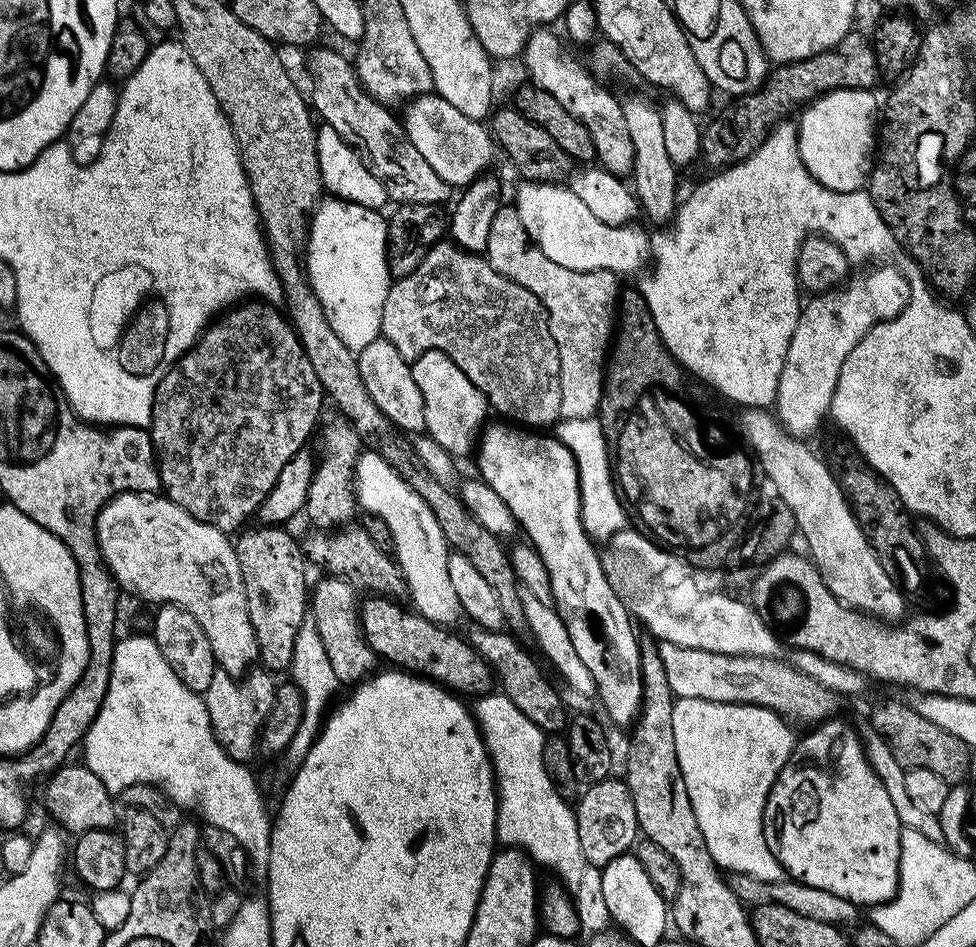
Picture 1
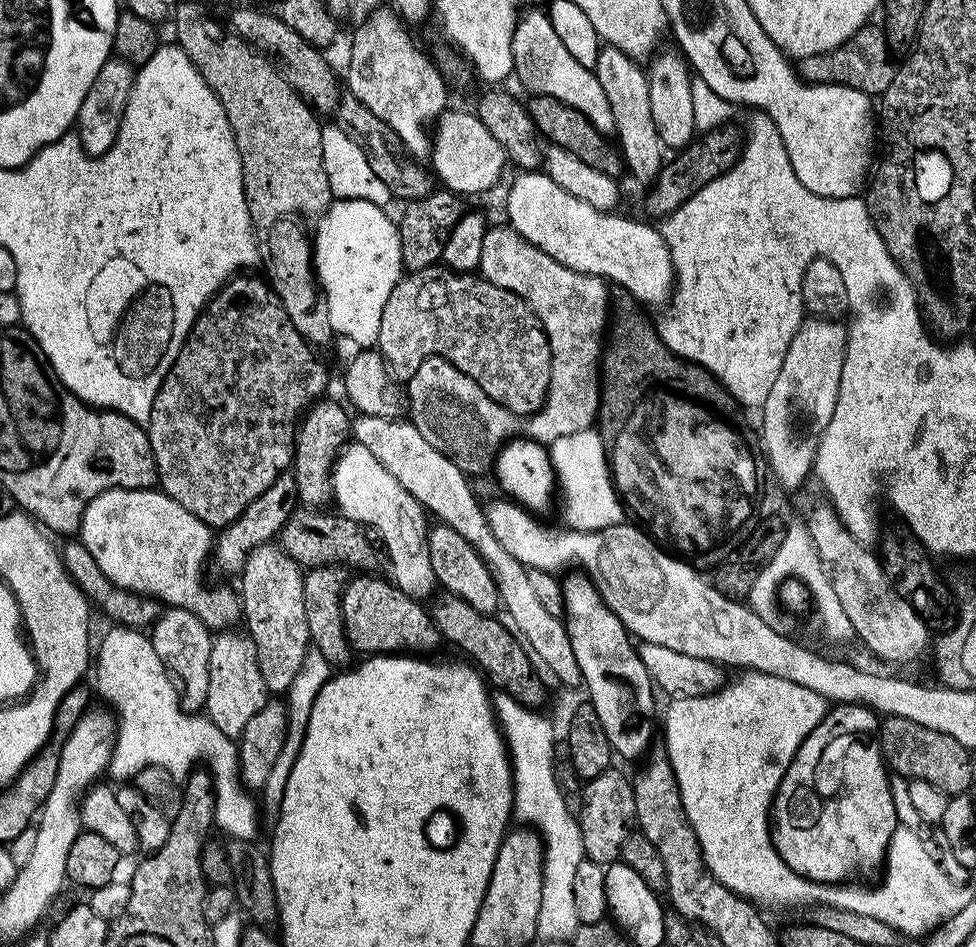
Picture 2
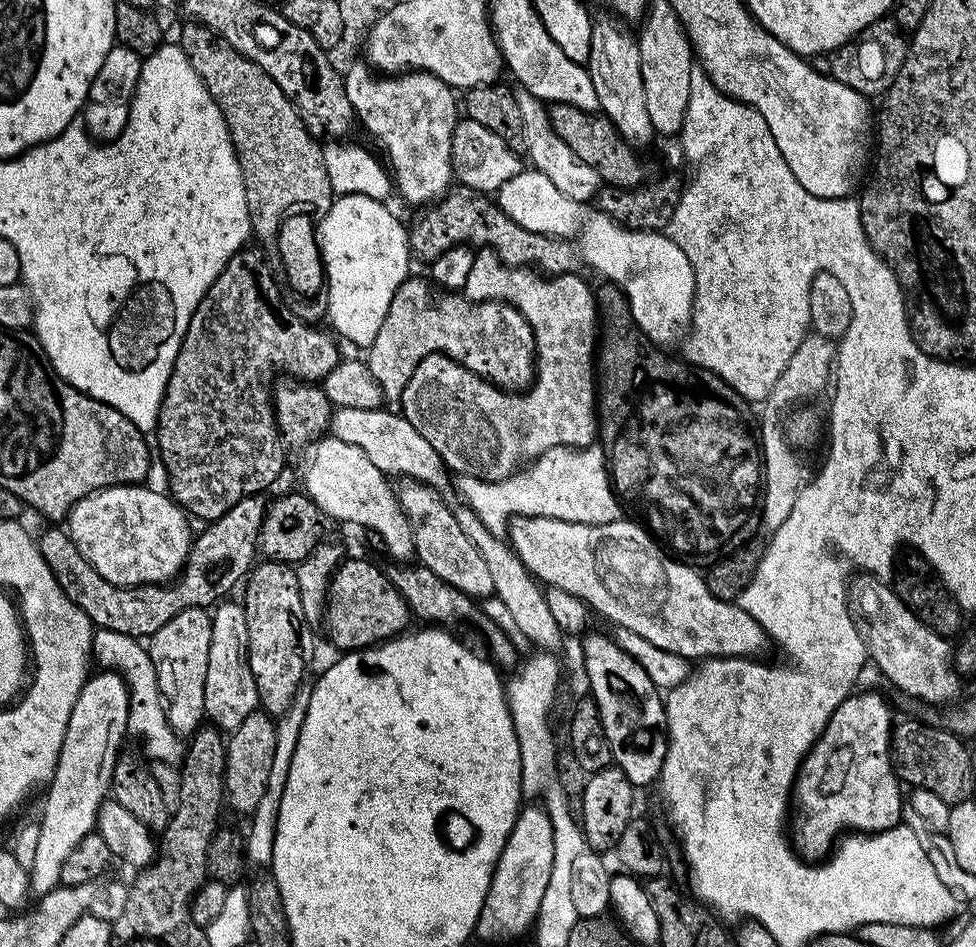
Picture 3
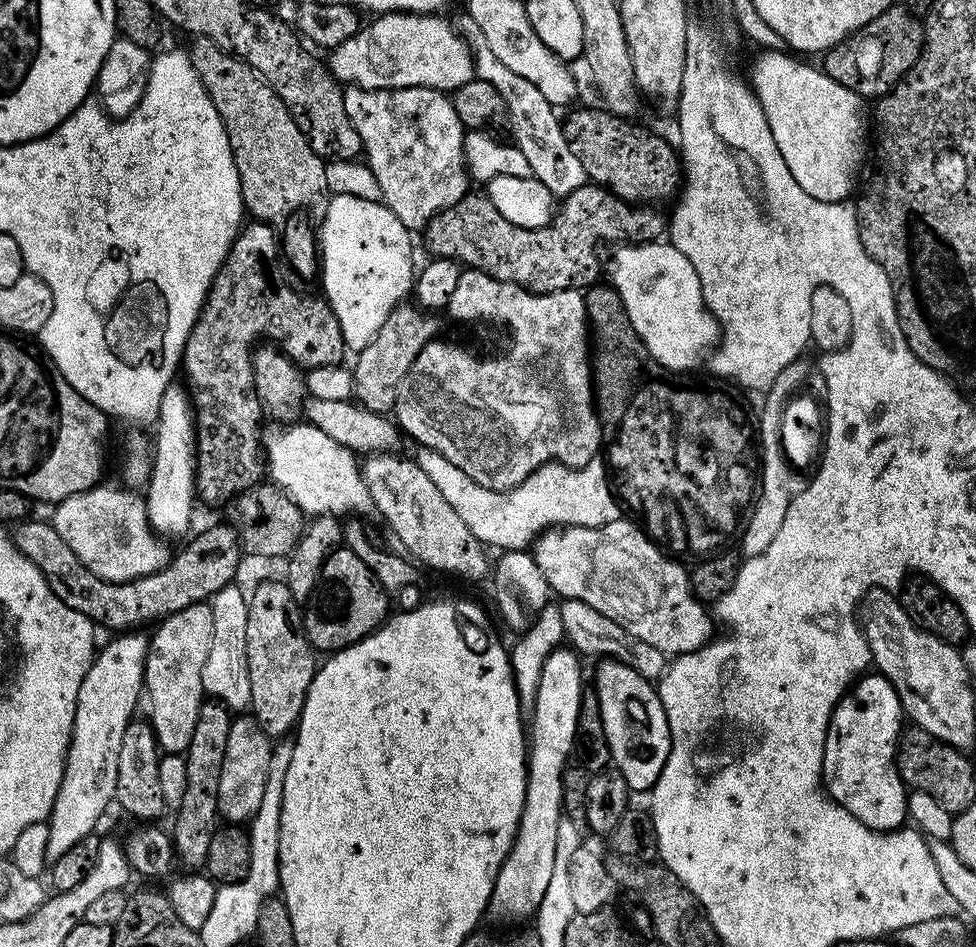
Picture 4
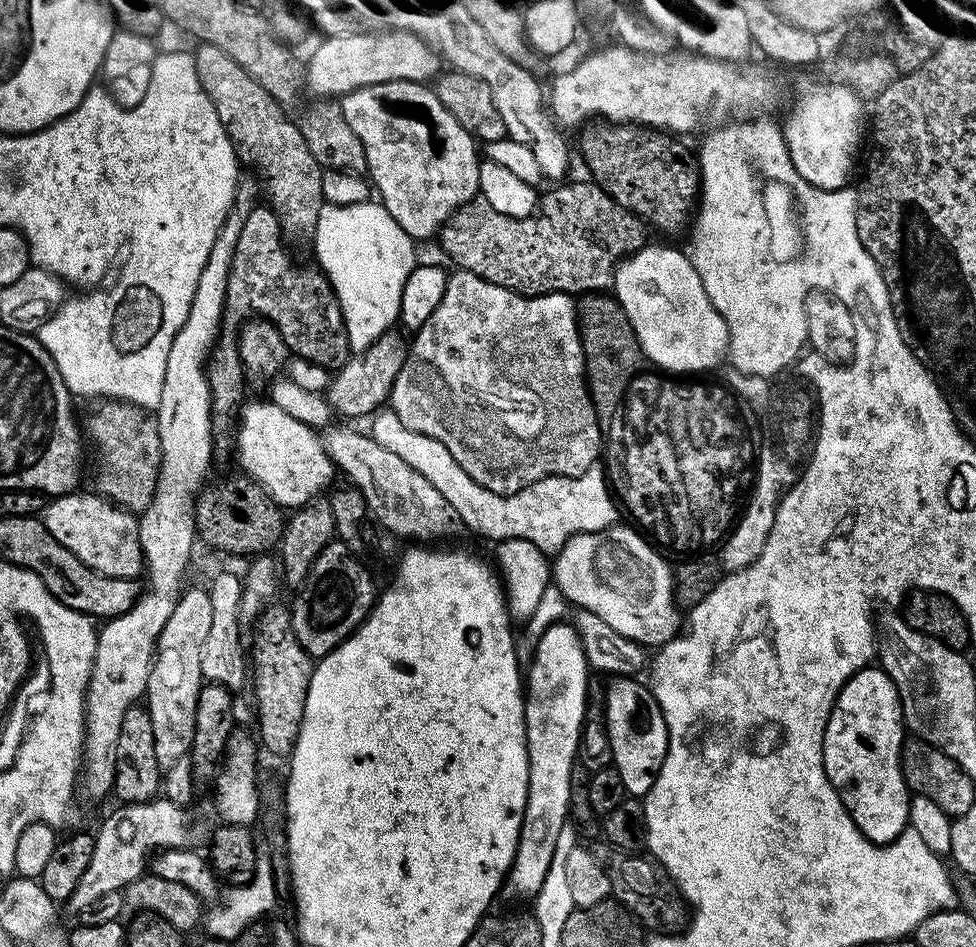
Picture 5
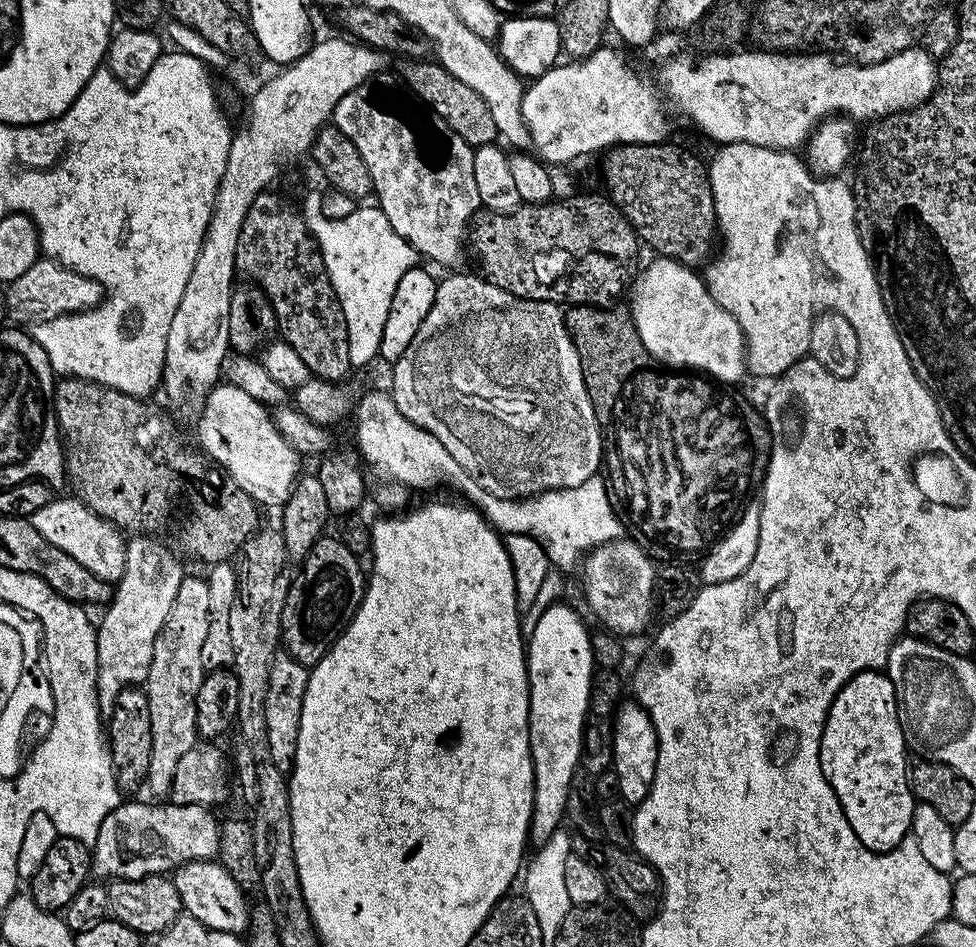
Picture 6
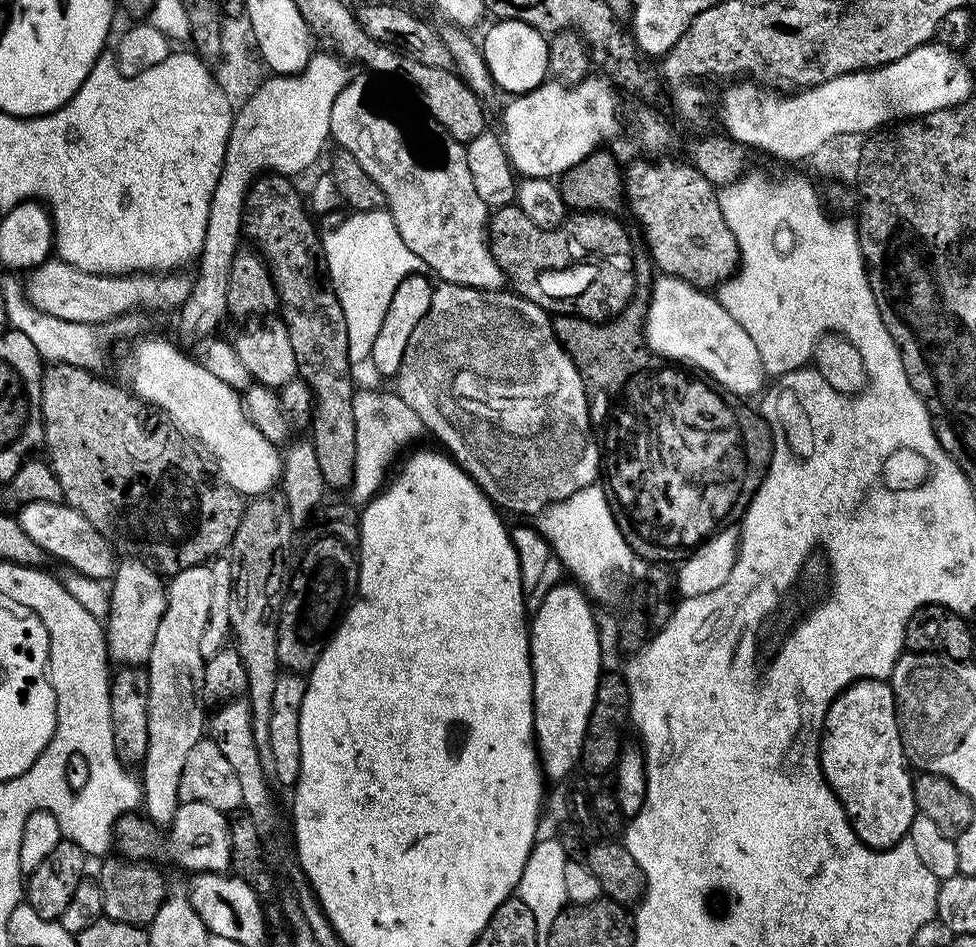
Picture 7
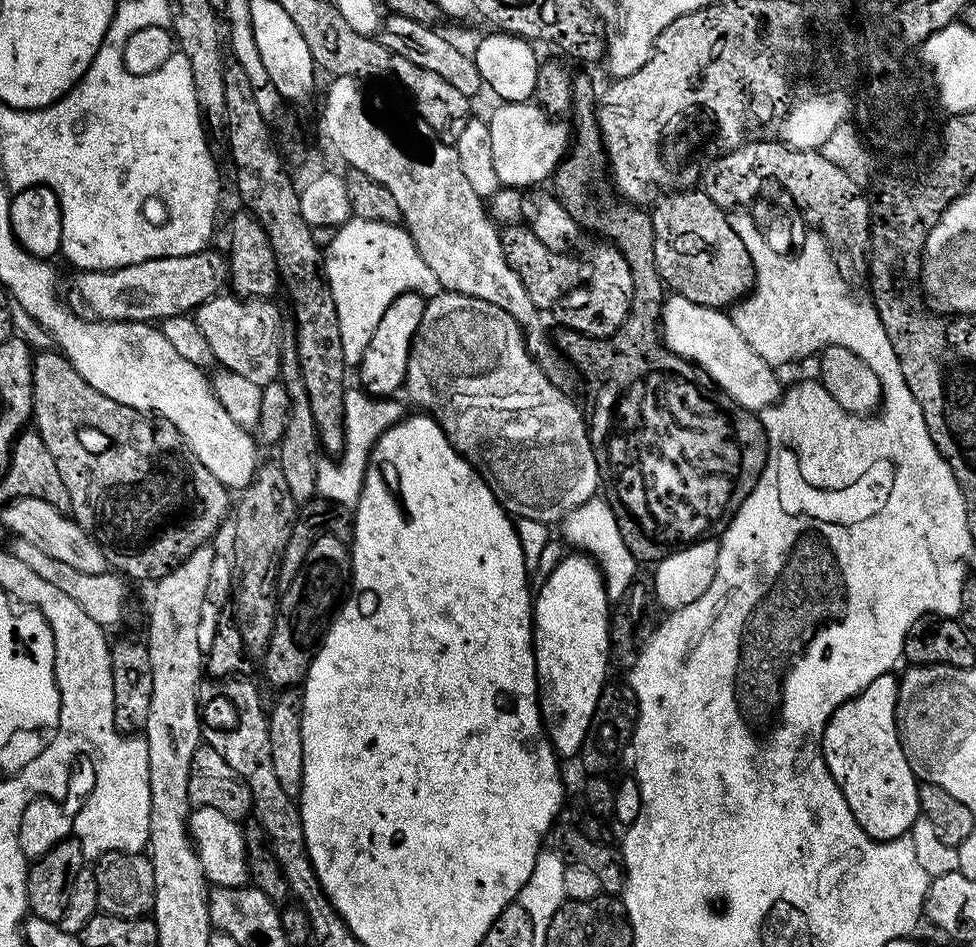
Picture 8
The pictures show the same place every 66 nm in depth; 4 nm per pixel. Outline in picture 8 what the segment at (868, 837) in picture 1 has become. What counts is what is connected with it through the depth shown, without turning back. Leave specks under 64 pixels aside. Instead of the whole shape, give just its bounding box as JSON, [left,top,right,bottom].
[820,675,921,840]

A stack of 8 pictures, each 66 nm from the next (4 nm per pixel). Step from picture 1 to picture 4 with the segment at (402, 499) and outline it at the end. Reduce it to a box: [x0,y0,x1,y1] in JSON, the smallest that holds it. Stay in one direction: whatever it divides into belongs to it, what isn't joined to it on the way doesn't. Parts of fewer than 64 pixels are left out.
[263,422,374,514]

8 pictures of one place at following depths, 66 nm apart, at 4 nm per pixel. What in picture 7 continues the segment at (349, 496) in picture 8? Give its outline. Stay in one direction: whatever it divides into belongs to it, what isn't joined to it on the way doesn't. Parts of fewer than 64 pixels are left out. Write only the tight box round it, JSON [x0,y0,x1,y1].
[350,390,423,504]

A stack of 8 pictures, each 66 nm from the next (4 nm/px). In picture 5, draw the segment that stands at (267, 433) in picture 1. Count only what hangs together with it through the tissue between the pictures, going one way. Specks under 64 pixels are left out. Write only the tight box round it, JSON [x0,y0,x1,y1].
[206,206,350,417]

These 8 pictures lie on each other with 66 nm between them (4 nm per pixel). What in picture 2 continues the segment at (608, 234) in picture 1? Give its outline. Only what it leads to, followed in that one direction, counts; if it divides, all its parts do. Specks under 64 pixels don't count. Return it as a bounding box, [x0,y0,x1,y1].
[508,170,674,305]

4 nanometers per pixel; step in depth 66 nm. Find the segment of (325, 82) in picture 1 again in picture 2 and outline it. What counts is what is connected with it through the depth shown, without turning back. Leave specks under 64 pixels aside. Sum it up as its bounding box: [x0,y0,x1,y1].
[334,94,432,201]

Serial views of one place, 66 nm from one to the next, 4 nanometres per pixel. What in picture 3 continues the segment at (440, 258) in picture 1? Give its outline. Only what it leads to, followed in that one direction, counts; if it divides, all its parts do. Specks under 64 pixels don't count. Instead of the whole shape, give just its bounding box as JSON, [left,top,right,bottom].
[366,278,536,402]

